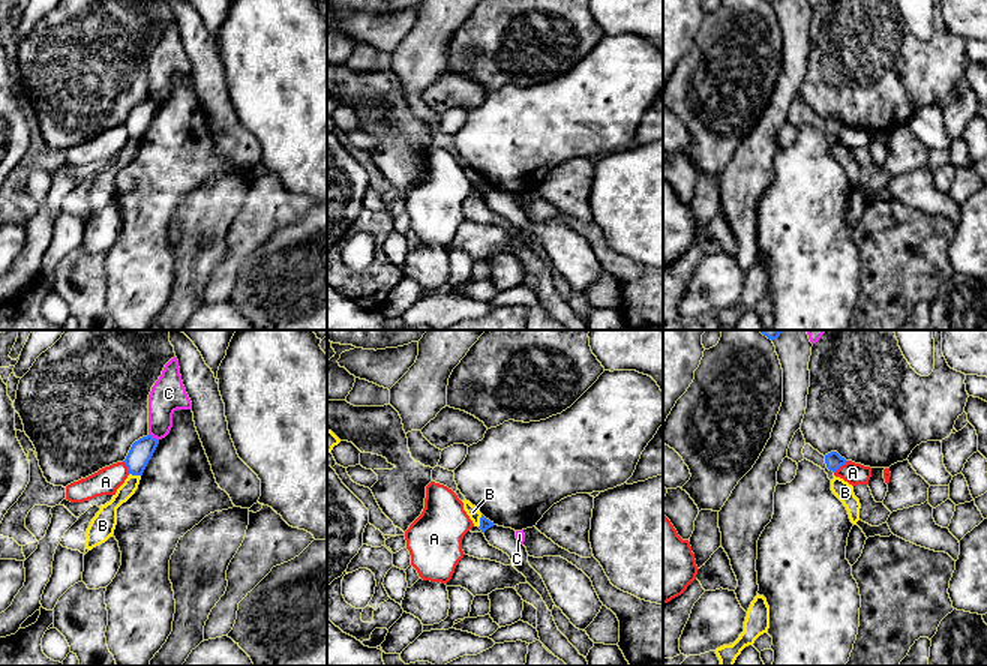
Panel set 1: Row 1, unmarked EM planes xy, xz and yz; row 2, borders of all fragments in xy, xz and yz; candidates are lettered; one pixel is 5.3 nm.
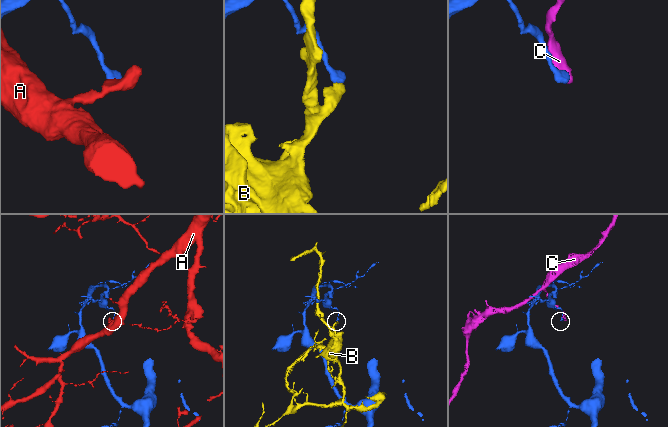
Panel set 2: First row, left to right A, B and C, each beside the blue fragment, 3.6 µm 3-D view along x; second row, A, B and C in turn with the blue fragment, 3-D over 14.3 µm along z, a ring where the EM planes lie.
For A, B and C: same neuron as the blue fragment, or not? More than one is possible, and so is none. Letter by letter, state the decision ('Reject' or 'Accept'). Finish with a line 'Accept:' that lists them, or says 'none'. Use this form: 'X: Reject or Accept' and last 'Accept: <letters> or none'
A: Reject
B: Reject
C: Reject
Accept: none

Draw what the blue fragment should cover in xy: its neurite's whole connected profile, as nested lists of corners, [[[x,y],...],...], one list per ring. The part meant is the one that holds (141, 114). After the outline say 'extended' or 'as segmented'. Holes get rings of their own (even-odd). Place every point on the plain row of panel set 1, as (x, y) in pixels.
[[[152,99],[142,100],[132,108],[126,123],[123,124],[128,130],[129,138],[142,140],[158,108],[159,104],[153,102]]] | as segmented

